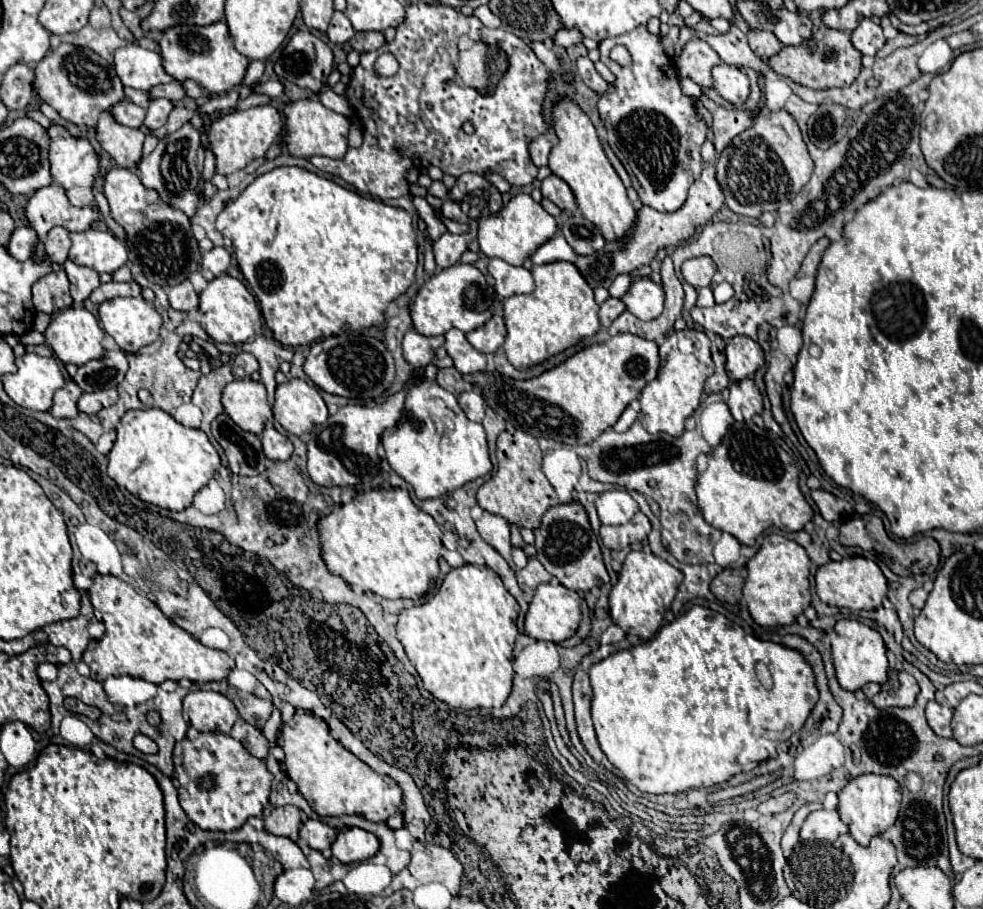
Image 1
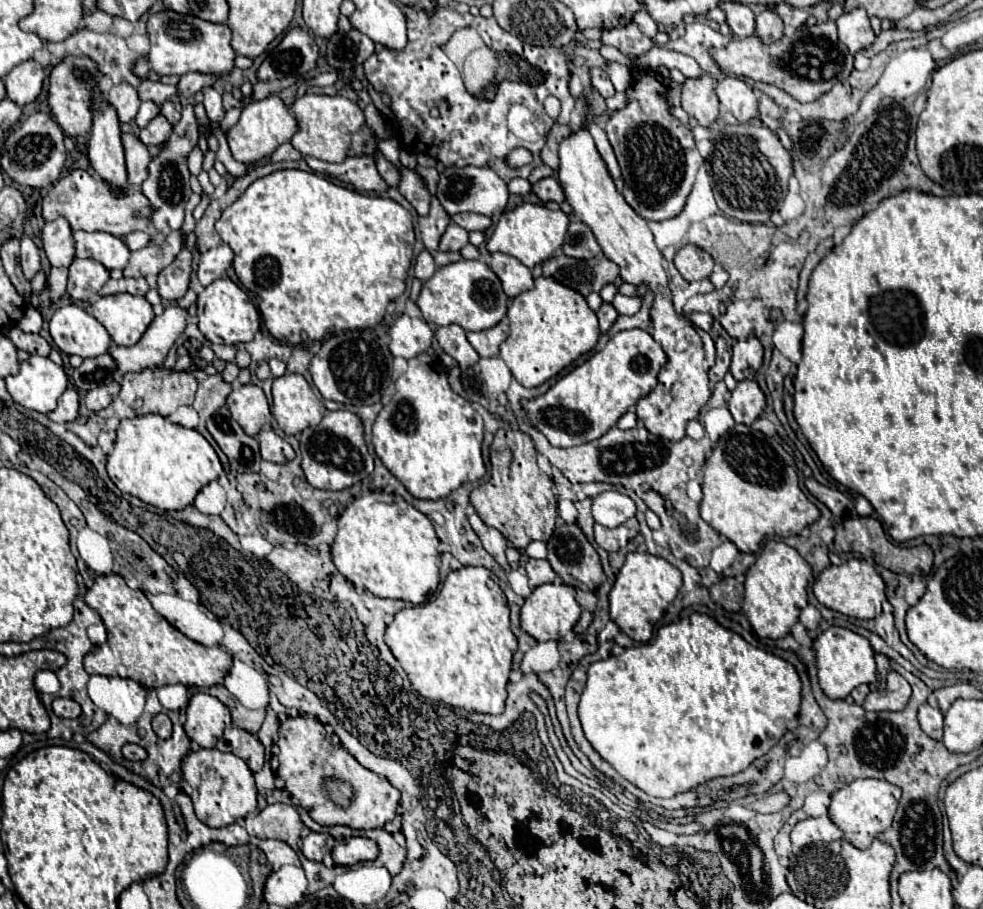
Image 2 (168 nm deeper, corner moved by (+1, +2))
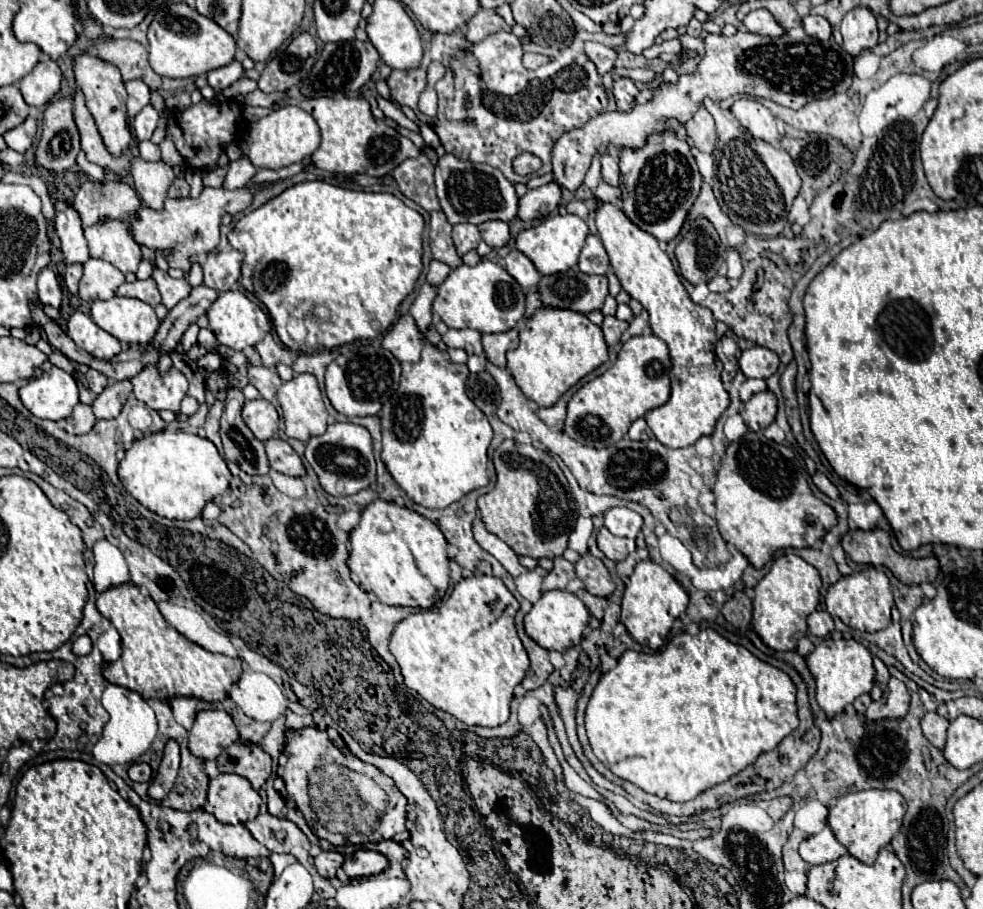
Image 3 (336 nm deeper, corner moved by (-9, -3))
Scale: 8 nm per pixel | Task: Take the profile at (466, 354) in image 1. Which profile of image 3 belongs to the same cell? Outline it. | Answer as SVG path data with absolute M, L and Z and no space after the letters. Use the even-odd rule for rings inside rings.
M448 329L442 335L442 341L448 347L464 349L468 355L482 355L482 345L480 345L480 333L474 329Z

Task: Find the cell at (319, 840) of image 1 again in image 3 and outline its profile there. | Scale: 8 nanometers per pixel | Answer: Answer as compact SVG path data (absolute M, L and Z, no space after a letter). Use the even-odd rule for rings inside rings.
M322 851L318 857L314 857L314 865L324 879L336 877L338 867L344 863L344 855L338 851Z

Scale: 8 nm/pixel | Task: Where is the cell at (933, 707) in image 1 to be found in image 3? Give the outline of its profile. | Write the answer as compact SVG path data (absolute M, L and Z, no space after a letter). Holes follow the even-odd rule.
M926 713L926 715L922 717L920 725L922 725L924 737L926 737L934 747L942 749L944 743L946 743L946 729L948 729L948 725L950 725L948 719L940 717L938 713Z

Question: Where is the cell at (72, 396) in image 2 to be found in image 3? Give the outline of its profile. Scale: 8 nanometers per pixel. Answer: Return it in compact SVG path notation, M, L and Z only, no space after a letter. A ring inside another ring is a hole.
M78 403L74 407L74 413L66 419L66 431L72 435L86 435L92 431L94 423L96 423L96 417L92 413L92 407Z

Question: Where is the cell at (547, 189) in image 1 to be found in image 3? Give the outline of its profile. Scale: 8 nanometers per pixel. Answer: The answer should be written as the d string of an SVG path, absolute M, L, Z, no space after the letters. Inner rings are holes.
M556 183L542 185L538 189L530 189L524 197L520 197L518 207L518 219L522 221L534 221L540 217L548 217L558 209L562 189Z

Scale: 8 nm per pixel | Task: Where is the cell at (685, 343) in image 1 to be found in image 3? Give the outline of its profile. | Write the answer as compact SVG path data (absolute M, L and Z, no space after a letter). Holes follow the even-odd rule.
M612 203L598 205L596 227L610 257L610 265L622 283L622 289L630 293L632 299L642 303L650 315L650 327L654 335L664 339L670 347L670 399L666 405L648 411L644 419L662 445L672 449L694 445L700 437L714 433L716 421L730 405L730 397L720 379L722 363L714 353L718 337L714 333L712 311L696 305L690 299L678 273L672 267L672 261L660 249L658 241L632 225L620 207L614 207Z

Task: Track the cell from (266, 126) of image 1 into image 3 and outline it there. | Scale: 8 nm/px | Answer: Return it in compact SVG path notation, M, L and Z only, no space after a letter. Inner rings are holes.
M290 105L290 107L280 107L278 111L272 111L270 115L250 125L244 139L244 153L250 157L250 161L256 167L280 169L310 157L318 145L320 145L320 129L314 117L304 109Z

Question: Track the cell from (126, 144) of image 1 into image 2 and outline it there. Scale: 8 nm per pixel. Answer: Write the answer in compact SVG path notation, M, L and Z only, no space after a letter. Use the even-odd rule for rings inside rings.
M132 132L122 134L122 144L124 144L124 154L126 154L128 182L132 186L140 186L146 180L146 166L150 162L150 152L140 142L140 138Z

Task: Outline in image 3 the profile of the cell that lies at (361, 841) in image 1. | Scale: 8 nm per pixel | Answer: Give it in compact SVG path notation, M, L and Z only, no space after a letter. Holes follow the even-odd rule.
M356 851L350 859L344 861L342 869L346 871L348 877L368 877L368 875L378 875L388 869L388 859L380 855L378 851Z

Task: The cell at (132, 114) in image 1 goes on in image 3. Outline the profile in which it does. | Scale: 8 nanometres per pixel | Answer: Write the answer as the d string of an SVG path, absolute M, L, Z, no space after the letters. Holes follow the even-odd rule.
M128 81L126 91L128 91L128 115L132 119L142 107L150 103L150 87L140 81Z

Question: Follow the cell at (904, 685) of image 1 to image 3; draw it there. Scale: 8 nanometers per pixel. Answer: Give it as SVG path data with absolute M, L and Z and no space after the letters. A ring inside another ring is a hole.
M890 679L886 685L886 693L884 697L874 703L870 709L870 715L876 719L900 719L908 713L908 705L910 705L910 693L906 689L906 685L898 679Z

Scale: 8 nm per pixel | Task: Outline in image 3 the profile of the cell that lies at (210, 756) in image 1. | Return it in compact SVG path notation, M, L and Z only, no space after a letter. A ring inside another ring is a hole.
M222 773L210 781L208 805L222 823L246 823L258 815L260 795L236 773Z

